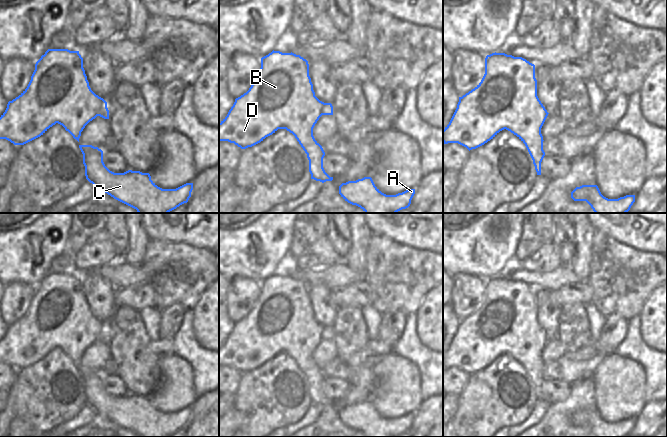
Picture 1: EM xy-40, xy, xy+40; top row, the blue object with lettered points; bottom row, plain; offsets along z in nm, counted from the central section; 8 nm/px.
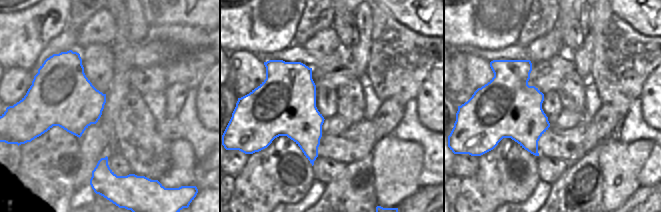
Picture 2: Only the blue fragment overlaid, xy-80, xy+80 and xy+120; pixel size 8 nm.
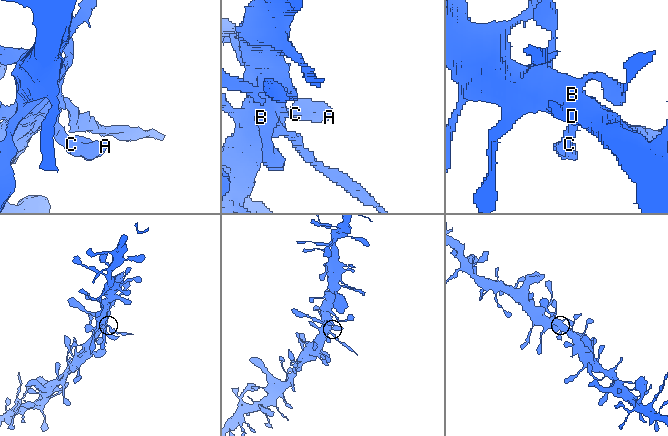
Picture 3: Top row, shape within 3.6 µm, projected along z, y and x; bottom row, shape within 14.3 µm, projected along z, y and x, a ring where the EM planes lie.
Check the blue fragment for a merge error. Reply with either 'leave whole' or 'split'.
leave whole

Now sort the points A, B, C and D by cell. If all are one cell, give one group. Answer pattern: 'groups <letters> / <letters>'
groups A B C D

